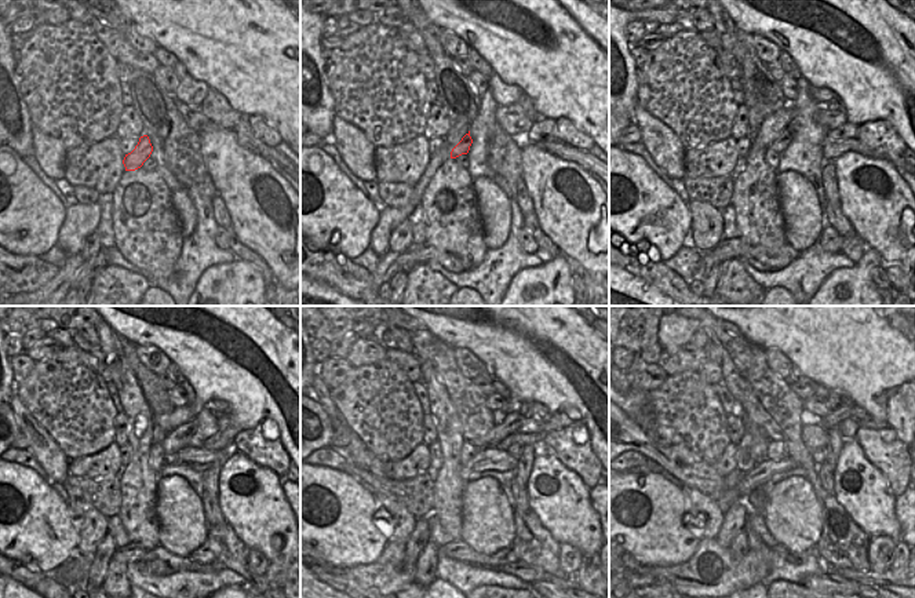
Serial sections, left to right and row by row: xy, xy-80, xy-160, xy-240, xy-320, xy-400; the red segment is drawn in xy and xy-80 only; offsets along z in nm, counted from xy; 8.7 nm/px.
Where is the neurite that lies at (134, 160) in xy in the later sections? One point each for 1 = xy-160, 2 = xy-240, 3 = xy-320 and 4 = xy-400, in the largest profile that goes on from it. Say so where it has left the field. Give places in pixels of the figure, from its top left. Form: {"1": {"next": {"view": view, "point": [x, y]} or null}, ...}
{"1": {"next": {"view": "xy-160", "point": [780, 143]}}, "2": {"next": {"view": "xy-240", "point": [178, 438]}}, "3": {"next": {"view": "xy-320", "point": [513, 422]}}, "4": {"next": {"view": "xy-400", "point": [833, 419]}}}

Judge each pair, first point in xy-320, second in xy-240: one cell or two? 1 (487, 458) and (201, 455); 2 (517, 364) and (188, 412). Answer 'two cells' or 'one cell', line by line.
1: one cell
2: one cell

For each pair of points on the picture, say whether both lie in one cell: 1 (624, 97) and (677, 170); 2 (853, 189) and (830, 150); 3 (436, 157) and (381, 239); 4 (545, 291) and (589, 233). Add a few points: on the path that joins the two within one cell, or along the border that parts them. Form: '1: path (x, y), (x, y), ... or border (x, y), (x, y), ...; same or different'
1: border (637, 104), (633, 120); different
2: border (867, 155), (842, 153), (834, 161); different
3: path (425, 178), (414, 201), (396, 218); same
4: border (561, 252), (572, 270); different

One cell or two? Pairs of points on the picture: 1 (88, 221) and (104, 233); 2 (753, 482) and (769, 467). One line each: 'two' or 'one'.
1: two
2: one

